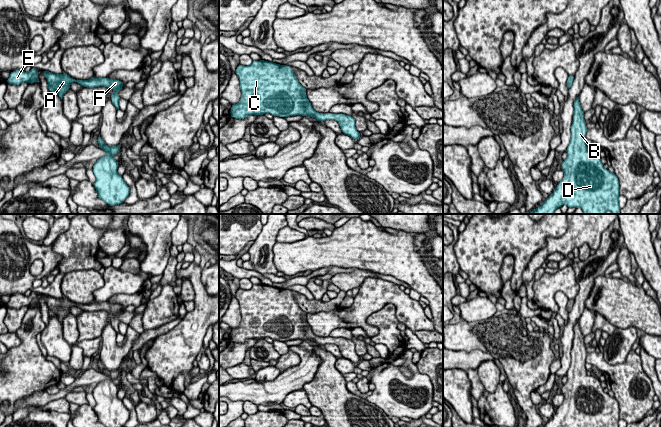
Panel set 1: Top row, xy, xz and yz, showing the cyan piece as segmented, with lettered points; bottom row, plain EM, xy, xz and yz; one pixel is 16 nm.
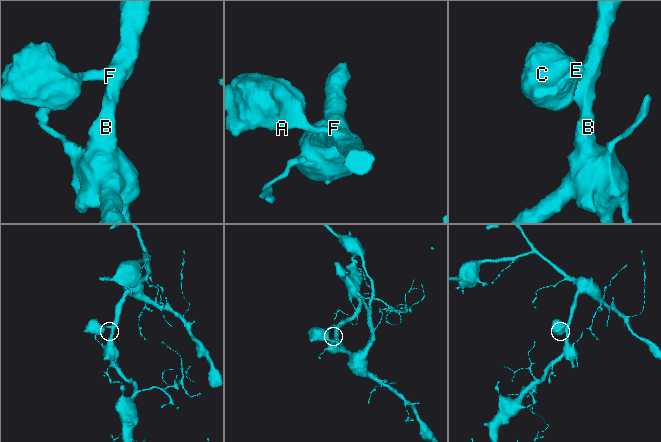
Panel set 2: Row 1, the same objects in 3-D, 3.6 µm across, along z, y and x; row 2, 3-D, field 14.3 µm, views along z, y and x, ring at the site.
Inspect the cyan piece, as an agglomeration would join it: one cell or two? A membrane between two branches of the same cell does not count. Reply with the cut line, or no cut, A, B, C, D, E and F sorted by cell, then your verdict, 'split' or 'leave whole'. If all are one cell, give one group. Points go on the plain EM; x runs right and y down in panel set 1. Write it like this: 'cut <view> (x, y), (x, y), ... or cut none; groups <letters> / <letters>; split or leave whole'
cut none; groups A B C D E F; leave whole

